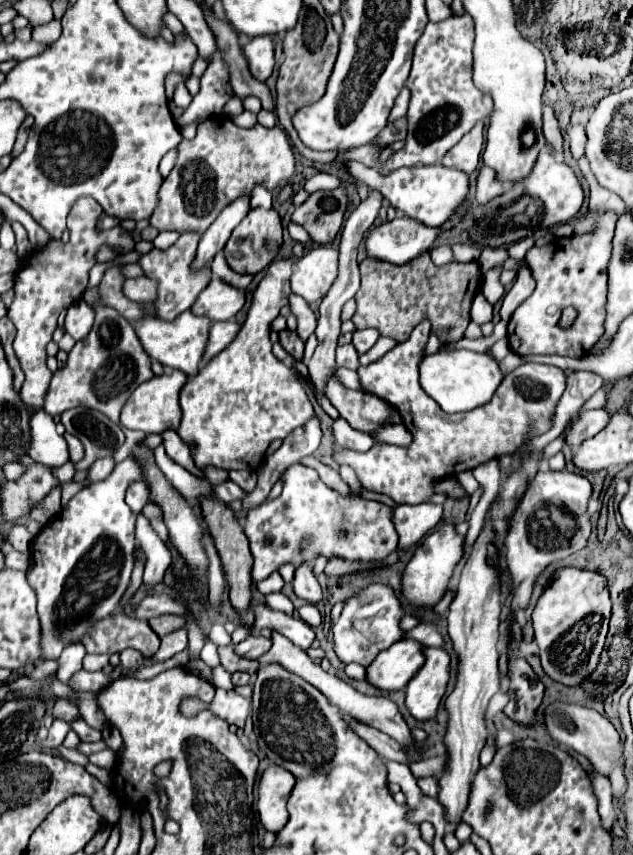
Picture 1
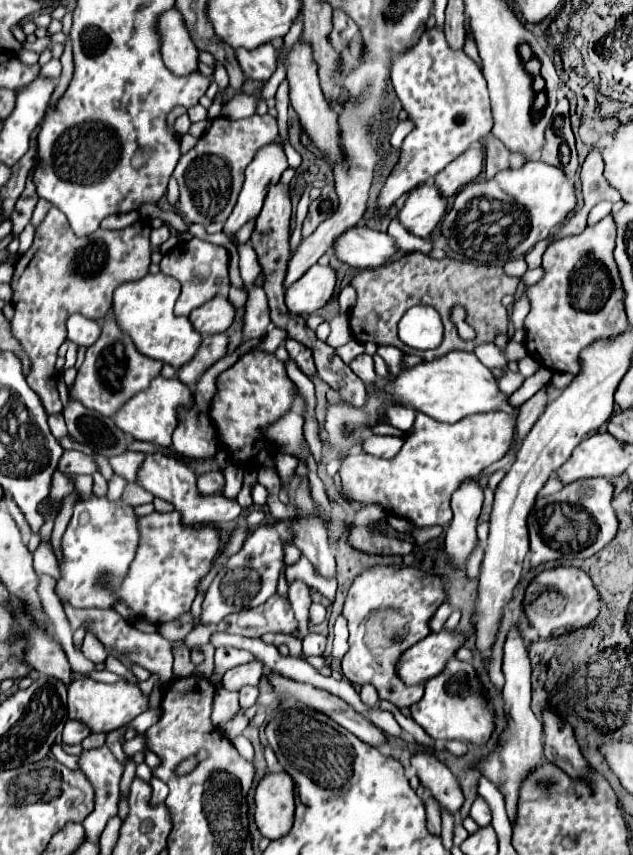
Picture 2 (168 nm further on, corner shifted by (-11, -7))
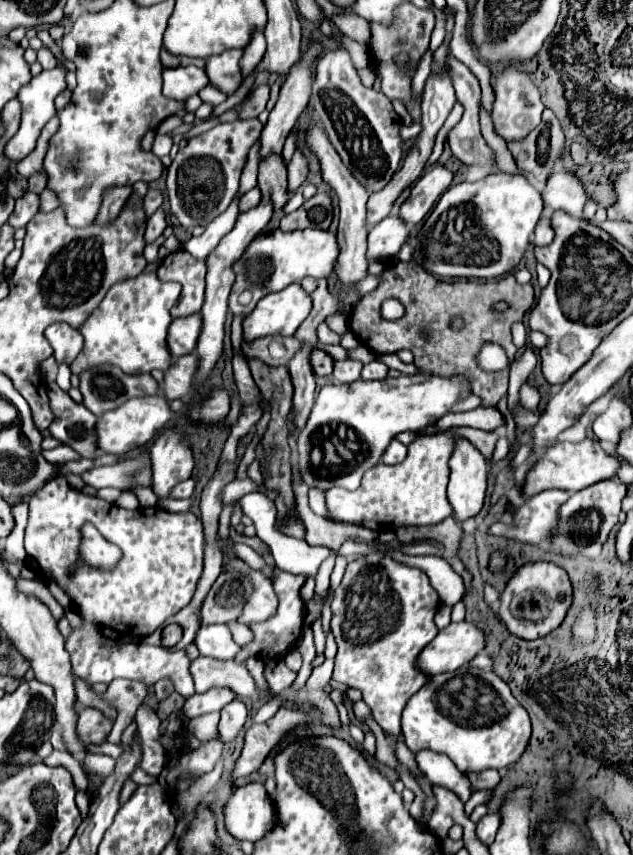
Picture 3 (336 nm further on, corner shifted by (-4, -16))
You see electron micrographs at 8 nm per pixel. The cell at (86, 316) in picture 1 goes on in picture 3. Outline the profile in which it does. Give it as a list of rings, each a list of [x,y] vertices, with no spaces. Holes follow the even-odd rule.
[[[56,322],[46,328],[46,340],[54,350],[54,358],[58,364],[70,364],[82,350],[82,334],[66,322]]]

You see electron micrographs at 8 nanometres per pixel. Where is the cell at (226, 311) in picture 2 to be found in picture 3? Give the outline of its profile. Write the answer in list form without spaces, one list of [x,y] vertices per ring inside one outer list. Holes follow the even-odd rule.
[[[200,314],[172,320],[168,328],[168,350],[172,358],[180,358],[194,352],[194,346],[200,336],[200,328],[202,328]]]

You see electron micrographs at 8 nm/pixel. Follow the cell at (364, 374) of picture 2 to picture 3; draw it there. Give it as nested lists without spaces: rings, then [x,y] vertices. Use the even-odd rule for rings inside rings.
[[[372,360],[362,370],[362,380],[382,380],[388,376],[388,366],[380,360]]]

